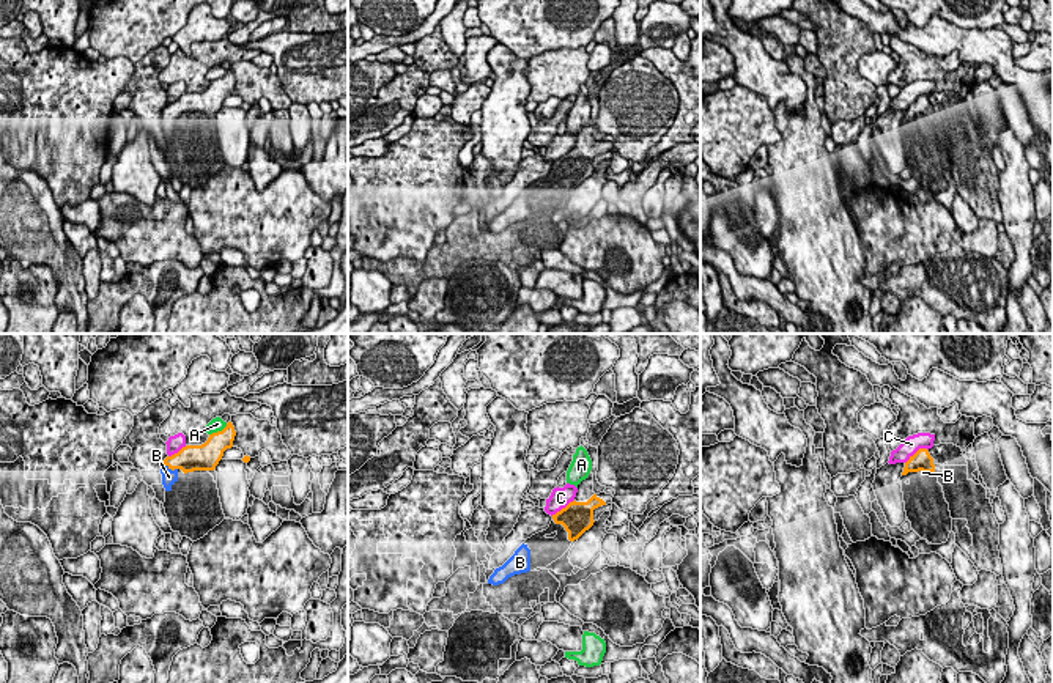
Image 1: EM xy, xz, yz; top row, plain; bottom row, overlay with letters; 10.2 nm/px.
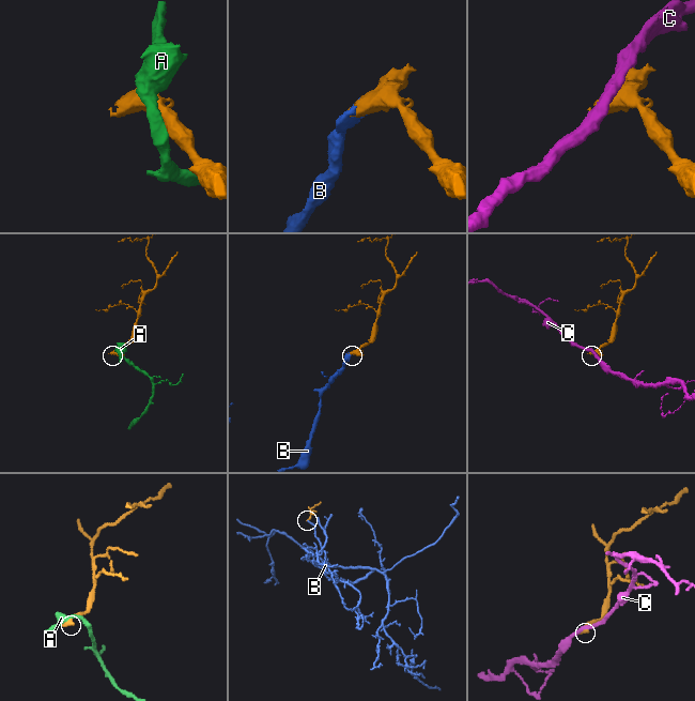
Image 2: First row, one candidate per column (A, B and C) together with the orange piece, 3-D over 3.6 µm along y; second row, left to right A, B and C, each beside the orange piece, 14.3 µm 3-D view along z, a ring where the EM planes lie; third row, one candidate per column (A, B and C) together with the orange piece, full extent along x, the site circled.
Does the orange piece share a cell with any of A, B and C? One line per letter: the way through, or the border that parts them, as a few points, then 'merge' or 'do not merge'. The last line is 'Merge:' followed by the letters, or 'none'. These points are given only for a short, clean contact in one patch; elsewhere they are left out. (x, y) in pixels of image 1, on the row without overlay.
A: do not merge
B: runs through xy (189, 106), (178, 107), (170, 115), (169, 125); merge
C: do not merge
Merge: B

